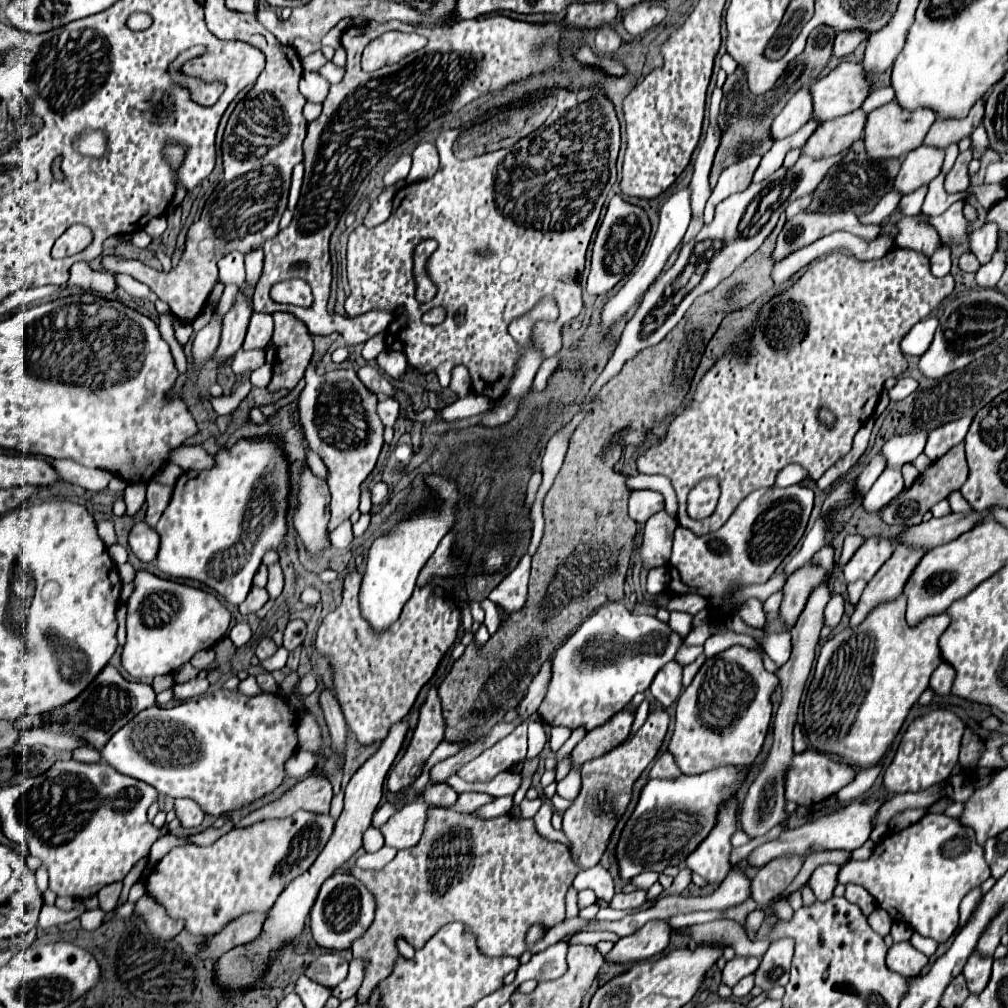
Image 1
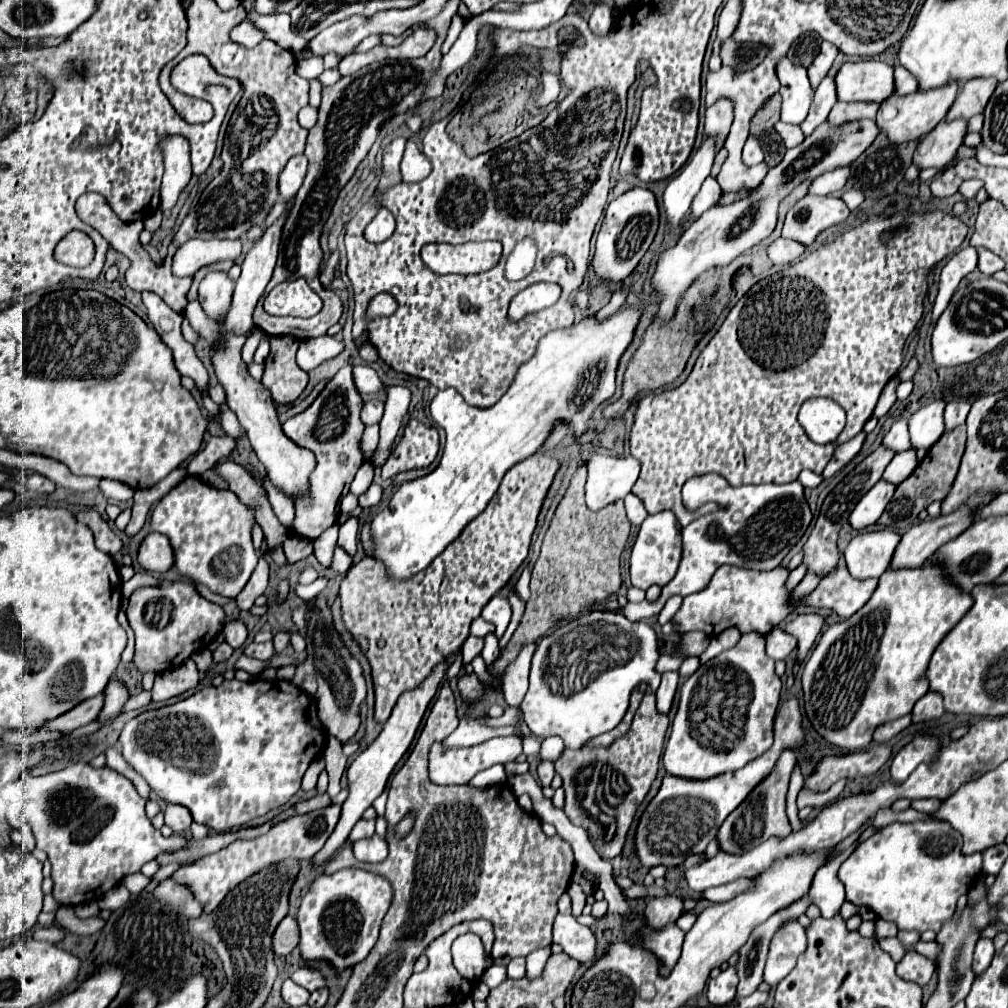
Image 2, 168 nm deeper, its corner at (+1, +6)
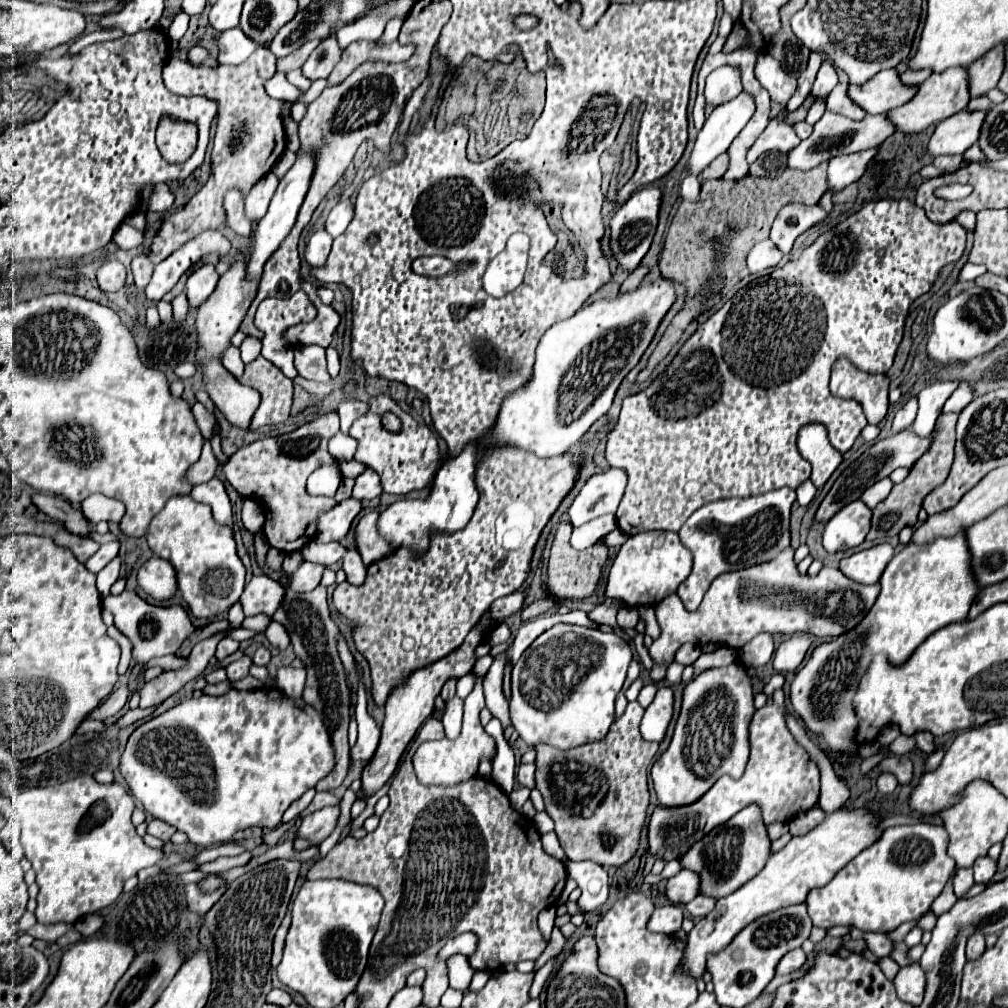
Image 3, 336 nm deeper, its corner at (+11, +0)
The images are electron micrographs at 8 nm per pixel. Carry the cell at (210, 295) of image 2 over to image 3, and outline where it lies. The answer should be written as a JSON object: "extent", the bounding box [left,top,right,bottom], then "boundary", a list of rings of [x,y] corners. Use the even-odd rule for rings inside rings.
{"extent":[186,265,218,309],"boundary":[[[204,265],[196,269],[186,283],[186,295],[188,295],[190,307],[198,309],[202,301],[206,301],[206,297],[210,297],[210,293],[216,289],[216,285],[218,285],[218,273],[214,265]]]}

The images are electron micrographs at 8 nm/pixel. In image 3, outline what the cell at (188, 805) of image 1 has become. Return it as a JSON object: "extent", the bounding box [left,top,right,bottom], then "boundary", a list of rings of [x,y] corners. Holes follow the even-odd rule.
{"extent":[148,819,176,841],"boundary":[[[152,819],[148,823],[148,833],[154,835],[154,837],[160,837],[162,841],[170,841],[170,837],[176,833],[176,829],[172,825],[168,825],[166,821],[160,821],[160,819]]]}

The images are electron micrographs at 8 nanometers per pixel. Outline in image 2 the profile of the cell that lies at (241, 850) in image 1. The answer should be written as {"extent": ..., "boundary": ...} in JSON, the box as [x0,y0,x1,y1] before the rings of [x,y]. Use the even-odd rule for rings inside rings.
{"extent":[172,805,340,913],"boundary":[[[328,805],[324,809],[316,809],[308,815],[290,817],[290,819],[274,825],[266,835],[262,835],[258,839],[234,841],[226,849],[222,849],[214,855],[206,855],[200,861],[196,861],[194,865],[178,869],[172,875],[172,879],[188,885],[190,891],[194,893],[194,897],[202,903],[204,913],[210,913],[218,907],[218,903],[224,899],[224,895],[228,895],[228,891],[232,891],[232,887],[236,887],[238,883],[248,879],[248,875],[254,875],[262,867],[278,863],[280,859],[288,859],[288,857],[312,859],[322,849],[322,845],[326,843],[330,833],[334,831],[338,819],[340,819],[340,805]]]}

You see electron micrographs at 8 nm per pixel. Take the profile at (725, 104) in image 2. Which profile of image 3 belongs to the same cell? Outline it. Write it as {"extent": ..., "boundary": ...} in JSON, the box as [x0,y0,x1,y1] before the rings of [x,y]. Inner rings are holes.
{"extent":[706,67,742,107],"boundary":[[[720,67],[712,71],[706,79],[706,105],[718,107],[724,105],[726,101],[734,99],[738,93],[742,93],[742,83],[740,83],[740,73],[734,67]]]}

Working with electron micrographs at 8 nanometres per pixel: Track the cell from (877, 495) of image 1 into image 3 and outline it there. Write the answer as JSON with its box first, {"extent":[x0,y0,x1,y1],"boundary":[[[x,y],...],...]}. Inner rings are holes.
{"extent":[824,499,872,553],"boundary":[[[860,499],[852,501],[826,523],[824,549],[834,553],[860,545],[870,529],[870,519],[872,519],[870,507]]]}

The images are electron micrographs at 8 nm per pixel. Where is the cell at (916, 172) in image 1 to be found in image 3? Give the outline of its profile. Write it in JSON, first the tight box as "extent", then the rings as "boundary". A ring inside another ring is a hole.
{"extent":[928,111,986,155],"boundary":[[[960,111],[942,123],[936,125],[930,141],[928,141],[928,155],[952,155],[952,153],[964,153],[970,145],[978,141],[978,133],[982,127],[986,111],[978,113],[966,113]]]}

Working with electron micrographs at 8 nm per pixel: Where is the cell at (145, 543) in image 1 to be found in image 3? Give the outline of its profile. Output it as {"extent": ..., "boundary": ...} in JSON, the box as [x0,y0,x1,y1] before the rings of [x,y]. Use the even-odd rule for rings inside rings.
{"extent":[138,555,176,601],"boundary":[[[152,555],[138,569],[138,585],[158,601],[170,599],[176,591],[174,567],[168,561],[162,561],[162,557]]]}

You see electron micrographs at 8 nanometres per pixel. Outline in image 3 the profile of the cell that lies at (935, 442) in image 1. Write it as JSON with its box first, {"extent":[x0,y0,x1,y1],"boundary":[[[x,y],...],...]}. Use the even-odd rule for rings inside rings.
{"extent":[942,383,974,413],"boundary":[[[960,383],[958,389],[956,389],[956,391],[950,395],[950,399],[946,401],[942,413],[958,413],[958,411],[962,411],[972,399],[974,399],[974,397],[972,397],[972,391],[970,391],[968,383]]]}

